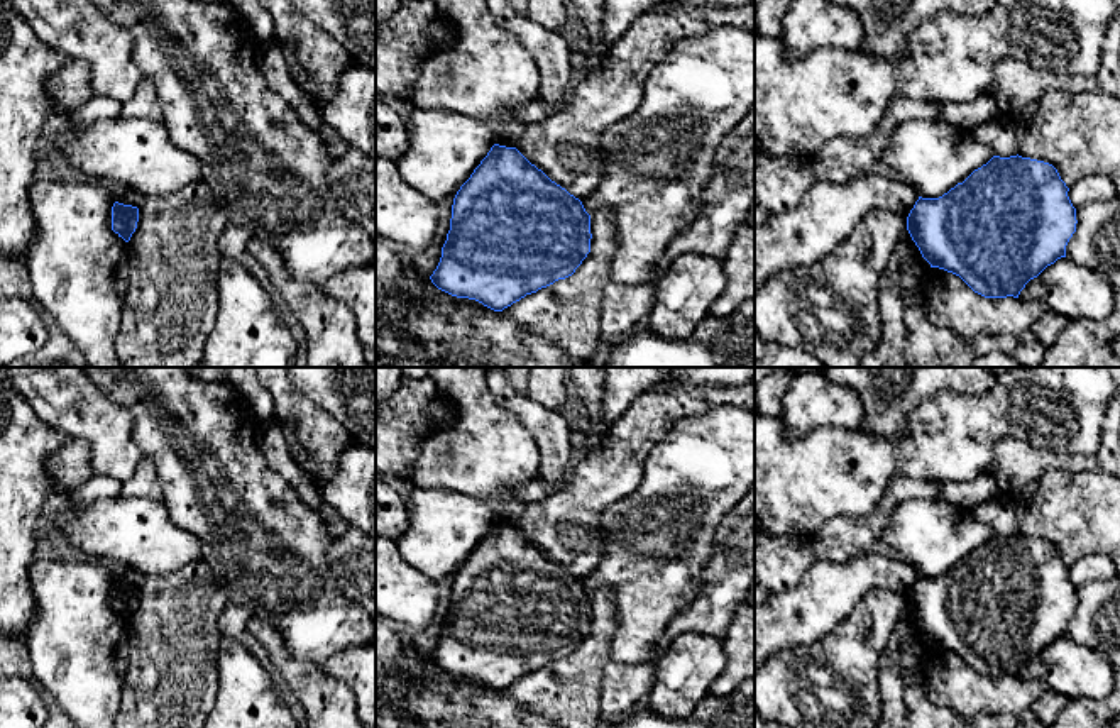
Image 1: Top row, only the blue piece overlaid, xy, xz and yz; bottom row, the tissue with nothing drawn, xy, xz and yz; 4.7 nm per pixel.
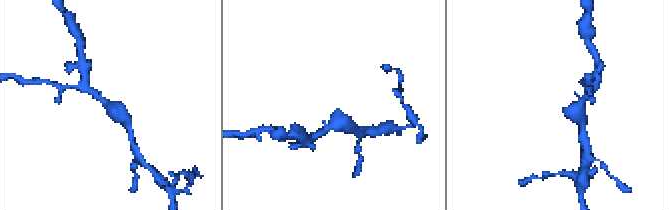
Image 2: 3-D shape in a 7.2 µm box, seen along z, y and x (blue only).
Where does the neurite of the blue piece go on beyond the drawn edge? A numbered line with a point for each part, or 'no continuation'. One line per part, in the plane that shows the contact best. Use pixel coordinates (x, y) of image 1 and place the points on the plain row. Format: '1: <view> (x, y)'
no continuation

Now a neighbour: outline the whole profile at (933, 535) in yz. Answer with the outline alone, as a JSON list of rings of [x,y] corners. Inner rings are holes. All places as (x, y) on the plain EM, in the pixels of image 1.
[[[910,498],[893,510],[880,542],[902,554],[919,576],[939,577],[993,535],[971,510]]]

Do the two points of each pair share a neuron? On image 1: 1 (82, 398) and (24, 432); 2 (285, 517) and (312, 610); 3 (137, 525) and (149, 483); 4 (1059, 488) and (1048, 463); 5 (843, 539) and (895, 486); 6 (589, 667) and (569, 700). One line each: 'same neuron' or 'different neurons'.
1: different neurons
2: same neuron
3: different neurons
4: different neurons
5: same neuron
6: same neuron

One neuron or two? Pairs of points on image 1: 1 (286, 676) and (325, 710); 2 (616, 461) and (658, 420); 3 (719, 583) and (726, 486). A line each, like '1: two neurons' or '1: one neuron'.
1: one neuron
2: one neuron
3: two neurons

